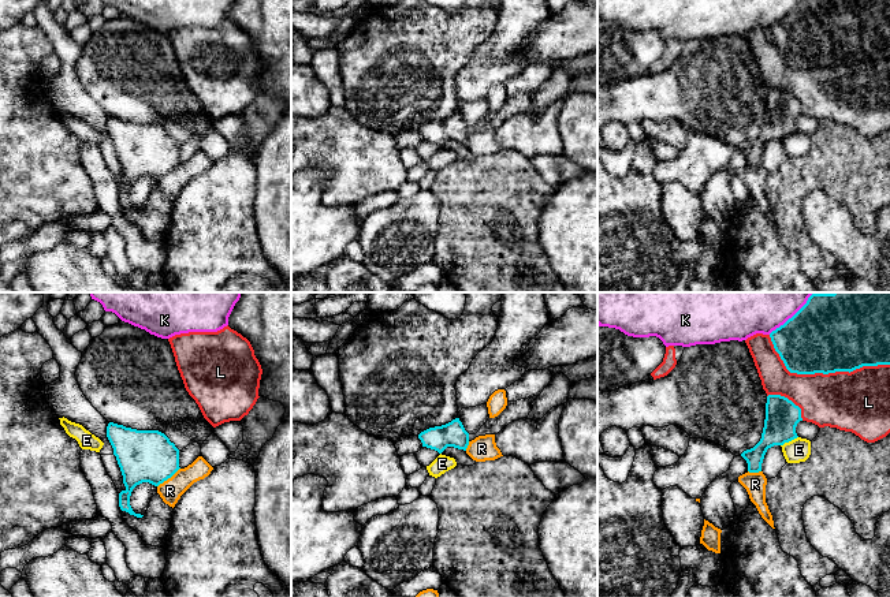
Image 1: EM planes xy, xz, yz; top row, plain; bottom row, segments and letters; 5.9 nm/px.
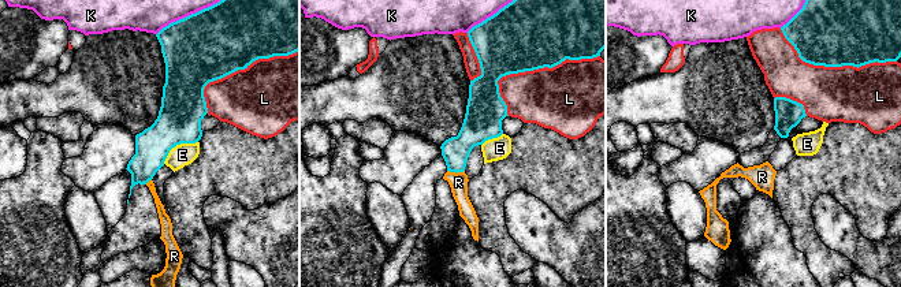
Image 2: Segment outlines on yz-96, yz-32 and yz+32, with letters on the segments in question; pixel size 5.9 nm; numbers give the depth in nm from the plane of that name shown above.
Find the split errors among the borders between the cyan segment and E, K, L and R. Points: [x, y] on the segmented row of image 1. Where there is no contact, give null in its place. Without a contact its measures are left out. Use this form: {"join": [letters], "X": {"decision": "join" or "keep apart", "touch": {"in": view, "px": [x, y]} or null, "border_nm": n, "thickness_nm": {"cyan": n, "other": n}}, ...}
{"join": [], "E": {"decision": "keep apart", "touch": {"in": "yz", "px": [789, 440]}, "border_nm": 120, "thickness_nm": {"cyan": 200, "other": 140}}, "K": {"decision": "keep apart", "touch": {"in": "yz", "px": [803, 306]}, "border_nm": 460, "thickness_nm": {"cyan": 460, "other": 420}}, "L": {"decision": "keep apart", "touch": {"in": "yz", "px": [822, 372]}, "border_nm": 750, "thickness_nm": {"cyan": 460, "other": 340}}, "R": {"decision": "keep apart", "touch": {"in": "xy", "px": [168, 477]}, "border_nm": 180, "thickness_nm": {"cyan": 300, "other": 140}}}

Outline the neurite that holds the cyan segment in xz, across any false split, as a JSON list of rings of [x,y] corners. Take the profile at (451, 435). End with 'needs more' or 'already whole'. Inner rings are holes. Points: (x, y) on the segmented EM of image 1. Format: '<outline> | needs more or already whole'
[[[459,418],[451,422],[429,428],[418,434],[422,447],[431,448],[442,454],[447,447],[466,451],[469,445],[469,433],[465,430]]] | already whole

